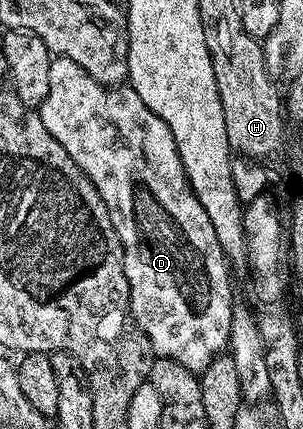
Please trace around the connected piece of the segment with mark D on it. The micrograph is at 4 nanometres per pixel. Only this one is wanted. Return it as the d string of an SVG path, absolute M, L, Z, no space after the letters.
M58 55L49 60L47 93L45 99L39 104L39 110L41 110L39 111L39 118L43 121L47 133L51 133L51 137L55 141L59 141L59 145L63 145L63 149L67 149L69 158L73 159L79 170L93 182L93 188L99 193L101 200L105 202L105 208L111 217L111 225L121 242L125 265L125 283L129 292L129 309L134 323L148 337L152 354L175 361L179 365L186 367L188 371L202 372L216 355L224 352L229 346L229 330L231 329L235 299L233 299L232 289L229 288L228 269L230 270L230 268L227 266L227 260L221 253L221 246L215 237L211 219L207 217L203 205L199 205L195 193L189 187L185 170L179 161L177 146L171 137L171 129L167 129L164 121L155 113L151 113L151 109L147 109L147 105L143 105L139 93L135 93L132 87L113 85L107 88L104 83L96 83L84 69L79 65L75 65L75 61L71 61L65 55Z

